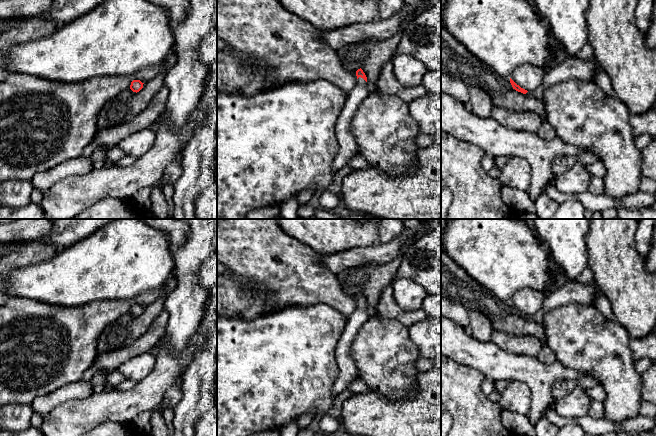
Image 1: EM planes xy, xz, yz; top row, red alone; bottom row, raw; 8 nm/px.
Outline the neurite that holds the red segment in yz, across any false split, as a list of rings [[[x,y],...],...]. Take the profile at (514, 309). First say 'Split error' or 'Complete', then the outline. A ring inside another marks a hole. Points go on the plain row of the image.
Split error. [[[567,279],[562,287],[555,288],[546,296],[542,307],[534,315],[527,315],[521,312],[511,302],[510,307],[516,315],[542,325],[544,317],[549,311],[568,303],[595,305],[595,300],[601,295],[603,295],[603,293],[598,288],[595,281],[585,285],[578,283],[577,280]]]

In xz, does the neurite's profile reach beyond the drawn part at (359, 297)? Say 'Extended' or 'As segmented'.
Extended

